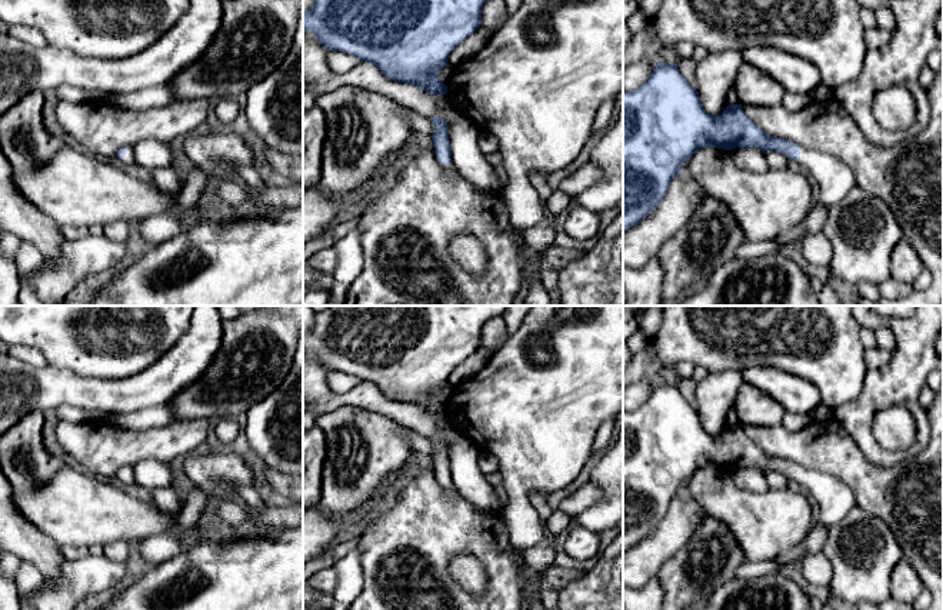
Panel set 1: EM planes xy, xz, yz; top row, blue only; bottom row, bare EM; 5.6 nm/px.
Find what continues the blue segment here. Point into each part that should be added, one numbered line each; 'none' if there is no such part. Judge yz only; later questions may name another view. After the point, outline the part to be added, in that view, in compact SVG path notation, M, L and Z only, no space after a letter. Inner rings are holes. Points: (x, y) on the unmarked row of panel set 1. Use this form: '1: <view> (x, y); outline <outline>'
1: yz (835, 499); outline M802 467L797 483L819 506L816 526L830 530L857 506L852 490L842 480L829 474Z

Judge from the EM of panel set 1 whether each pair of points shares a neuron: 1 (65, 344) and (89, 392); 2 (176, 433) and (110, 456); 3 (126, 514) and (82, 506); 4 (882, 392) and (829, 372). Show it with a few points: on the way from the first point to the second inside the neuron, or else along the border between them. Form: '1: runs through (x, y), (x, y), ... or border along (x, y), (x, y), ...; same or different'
1: border along (47, 366), (69, 369), (82, 376), (113, 380); different
2: runs through (160, 443), (142, 443), (126, 447); same
3: runs through (115, 514), (93, 512); same
4: border along (869, 369), (860, 394), (837, 406); different

